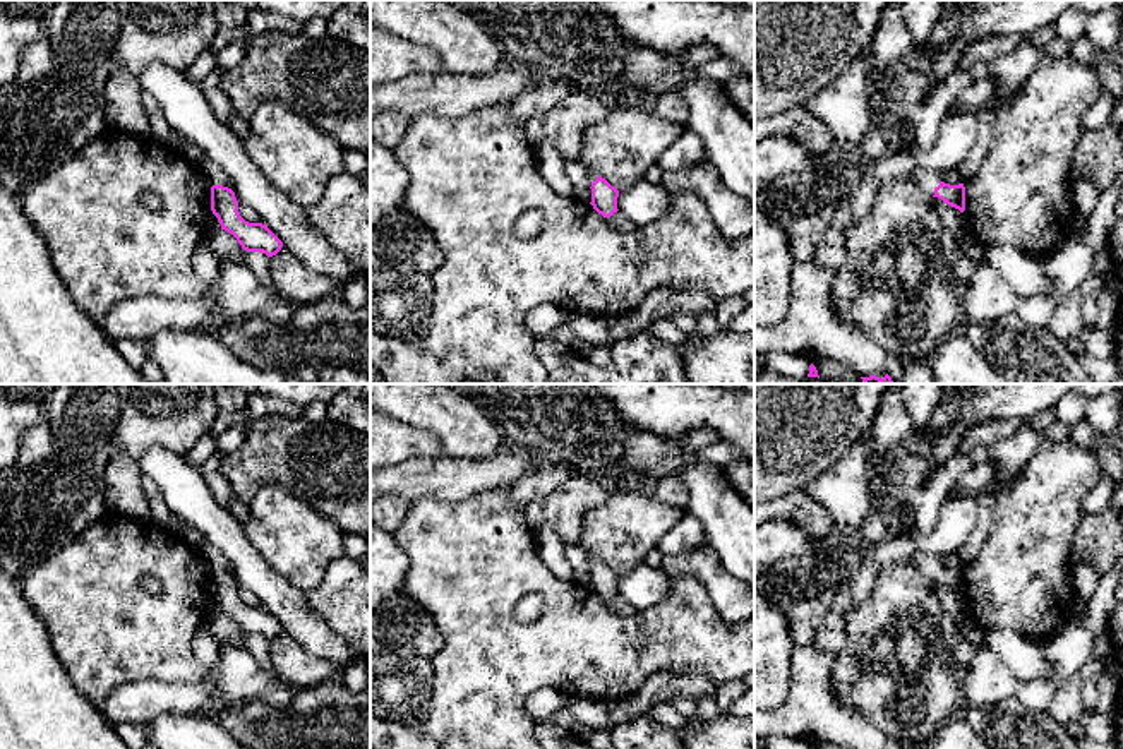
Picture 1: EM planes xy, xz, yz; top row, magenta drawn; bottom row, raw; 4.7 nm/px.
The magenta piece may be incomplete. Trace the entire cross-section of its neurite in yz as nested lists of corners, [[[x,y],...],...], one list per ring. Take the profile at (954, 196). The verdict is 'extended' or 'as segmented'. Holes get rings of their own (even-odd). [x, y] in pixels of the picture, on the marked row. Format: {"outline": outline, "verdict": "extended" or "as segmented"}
{"outline": [[[895,147],[861,170],[859,183],[849,195],[852,225],[871,214],[880,187],[897,178],[912,178],[929,195],[941,199],[960,213],[965,211],[964,183],[945,183],[938,173],[919,165],[907,151]]], "verdict": "extended"}

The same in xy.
{"outline": [[[223,185],[211,187],[211,211],[218,218],[221,230],[231,233],[247,252],[276,255],[283,242],[262,223],[249,223],[238,213],[235,192]]], "verdict": "as segmented"}

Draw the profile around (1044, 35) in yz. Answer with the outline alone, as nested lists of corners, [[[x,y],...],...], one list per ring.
[[[1054,24],[1037,29],[1032,34],[1020,36],[1020,41],[1029,41],[1030,45],[1042,46],[1056,38]]]

